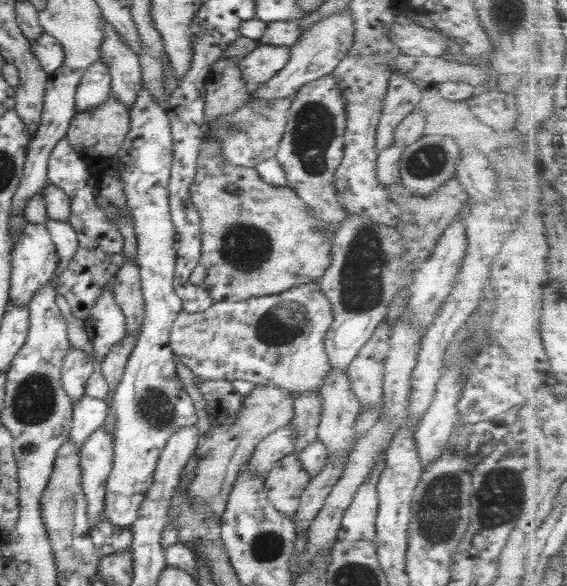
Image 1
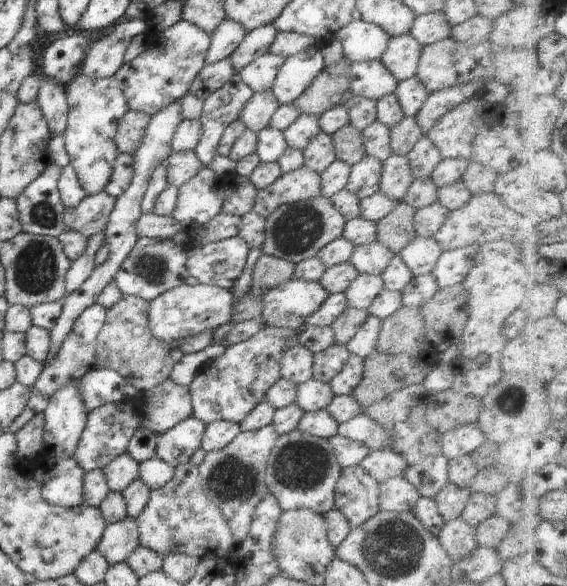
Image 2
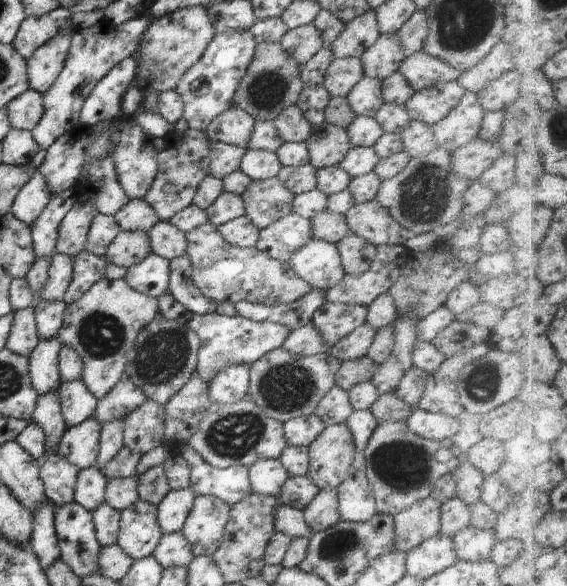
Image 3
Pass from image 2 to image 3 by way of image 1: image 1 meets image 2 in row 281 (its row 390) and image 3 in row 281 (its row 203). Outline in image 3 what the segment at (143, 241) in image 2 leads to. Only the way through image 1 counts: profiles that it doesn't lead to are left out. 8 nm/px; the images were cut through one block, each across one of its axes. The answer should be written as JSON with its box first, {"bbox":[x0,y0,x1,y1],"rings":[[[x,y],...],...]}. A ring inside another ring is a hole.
{"bbox":[125,252,169,298],"rings":[[[152,252],[142,262],[129,266],[125,276],[134,290],[154,298],[169,292],[169,278],[169,261]]]}

